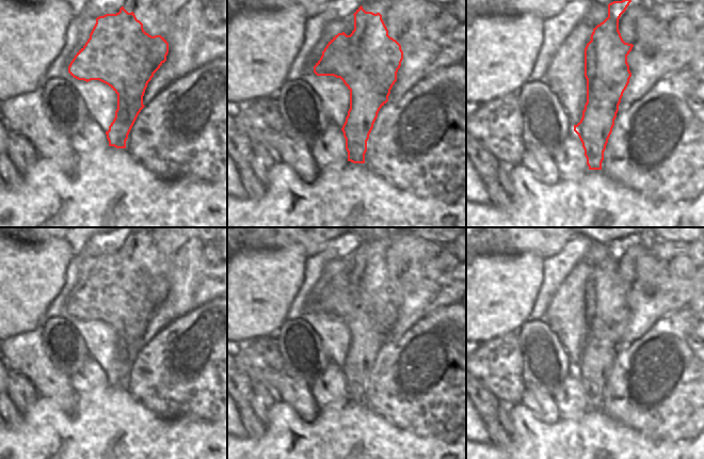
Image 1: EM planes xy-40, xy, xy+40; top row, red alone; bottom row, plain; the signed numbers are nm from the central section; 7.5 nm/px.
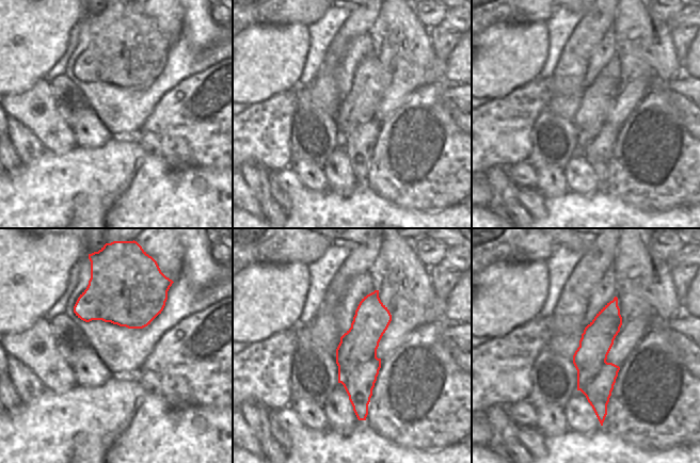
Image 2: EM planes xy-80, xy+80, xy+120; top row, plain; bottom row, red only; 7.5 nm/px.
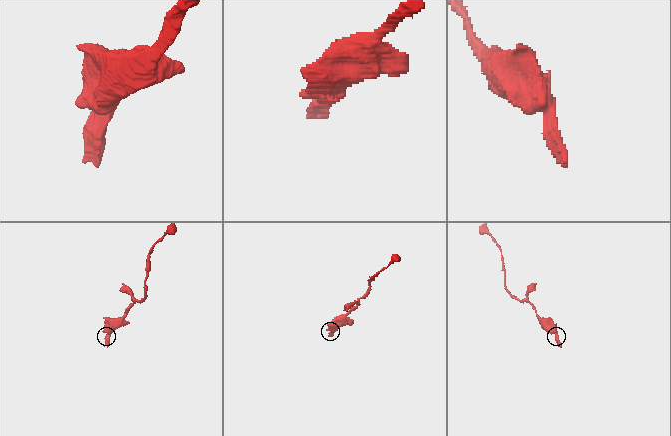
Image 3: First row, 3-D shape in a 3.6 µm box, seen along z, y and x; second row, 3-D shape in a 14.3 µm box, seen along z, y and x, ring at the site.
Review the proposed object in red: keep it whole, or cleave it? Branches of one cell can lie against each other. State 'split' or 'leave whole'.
split

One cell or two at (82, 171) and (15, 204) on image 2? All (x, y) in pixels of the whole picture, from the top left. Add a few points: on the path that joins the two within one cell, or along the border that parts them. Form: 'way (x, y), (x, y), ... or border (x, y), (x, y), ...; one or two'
way (65, 188), (56, 197), (32, 204); one

